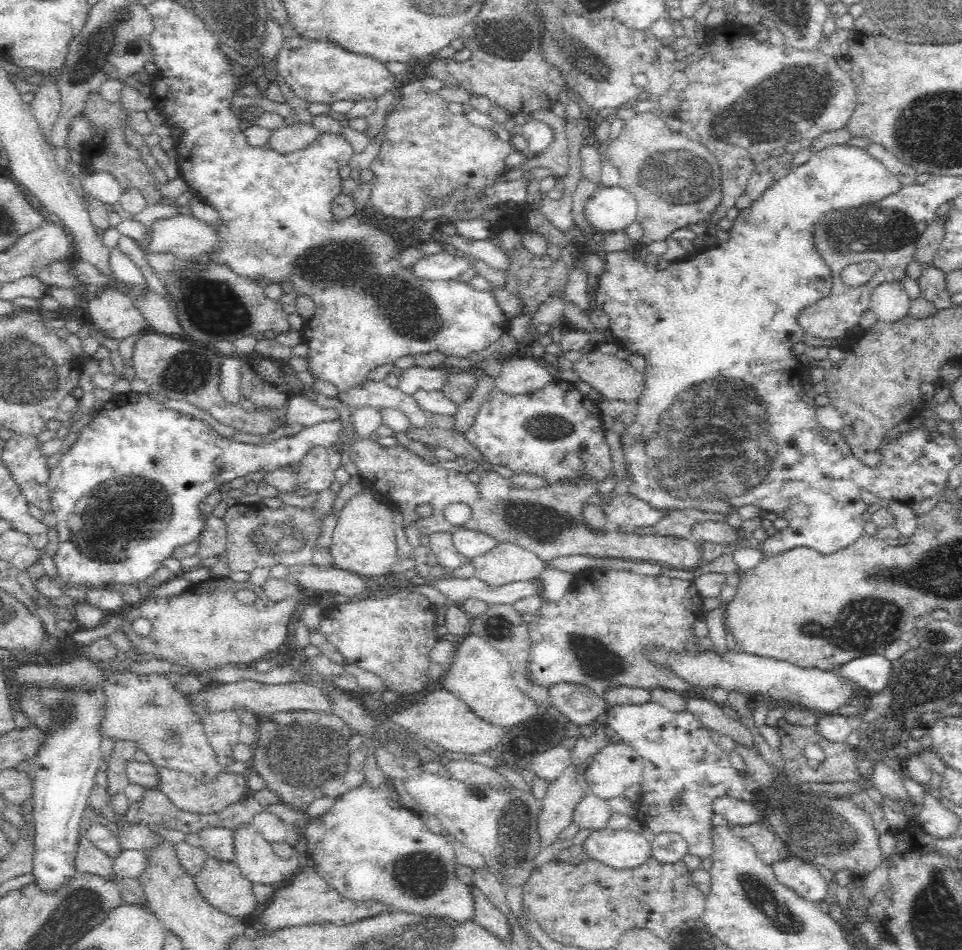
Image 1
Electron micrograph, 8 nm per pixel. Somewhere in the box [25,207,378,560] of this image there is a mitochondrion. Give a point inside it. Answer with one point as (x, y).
(215, 308)

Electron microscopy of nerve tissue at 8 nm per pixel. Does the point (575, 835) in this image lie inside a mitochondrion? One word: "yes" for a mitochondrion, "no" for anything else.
no

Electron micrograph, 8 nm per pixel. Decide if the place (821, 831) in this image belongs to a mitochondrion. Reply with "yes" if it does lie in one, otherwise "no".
yes

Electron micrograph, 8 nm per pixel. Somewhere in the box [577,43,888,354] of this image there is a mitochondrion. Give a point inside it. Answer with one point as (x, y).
(786, 103)

